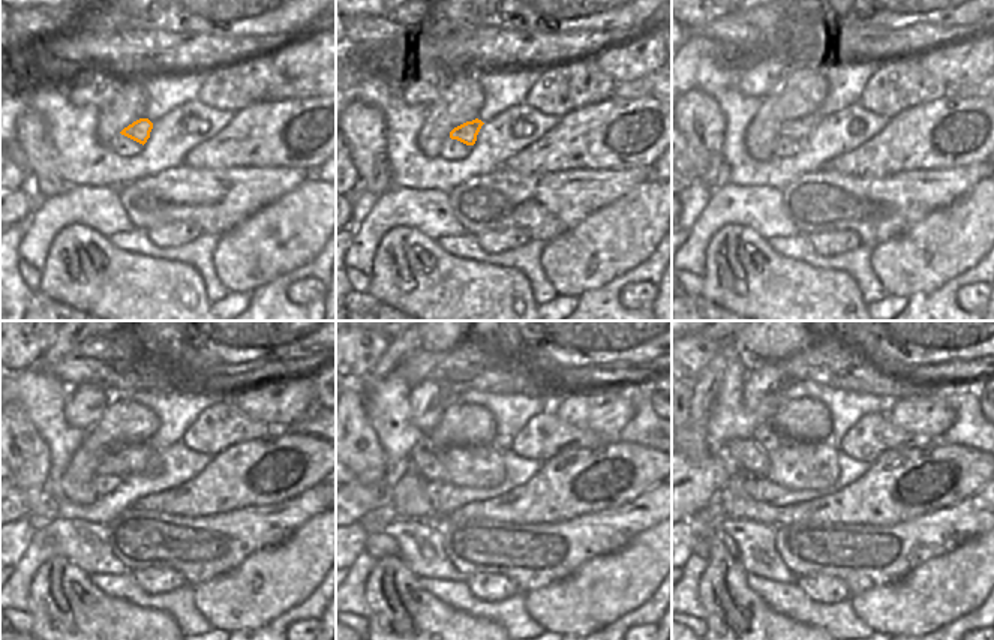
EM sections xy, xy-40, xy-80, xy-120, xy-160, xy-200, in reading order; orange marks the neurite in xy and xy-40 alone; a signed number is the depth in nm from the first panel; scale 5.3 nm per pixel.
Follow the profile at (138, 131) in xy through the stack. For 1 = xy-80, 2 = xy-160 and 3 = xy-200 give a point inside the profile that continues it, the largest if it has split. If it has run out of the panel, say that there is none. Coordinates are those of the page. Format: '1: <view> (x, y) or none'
1: xy-80 (798, 131)
2: xy-160 (425, 460)
3: xy-200 (750, 457)

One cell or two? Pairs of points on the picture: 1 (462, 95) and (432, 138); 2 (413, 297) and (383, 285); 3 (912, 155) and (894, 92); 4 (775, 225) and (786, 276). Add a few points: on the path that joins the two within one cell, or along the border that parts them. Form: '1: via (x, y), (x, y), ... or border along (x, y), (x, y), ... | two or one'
1: via (456, 105), (437, 128) | one
2: via (405, 294), (395, 285), (390, 285) | one
3: border along (933, 101), (910, 105), (889, 120) | two
4: border along (735, 224), (751, 228), (766, 242) | two

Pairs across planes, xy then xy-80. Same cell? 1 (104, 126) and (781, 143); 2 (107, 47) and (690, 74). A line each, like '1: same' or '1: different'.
1: different
2: different

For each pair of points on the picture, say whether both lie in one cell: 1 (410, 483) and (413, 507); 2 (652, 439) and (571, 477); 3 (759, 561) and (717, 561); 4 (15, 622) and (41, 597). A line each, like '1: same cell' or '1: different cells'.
1: same cell
2: different cells
3: different cells
4: different cells

